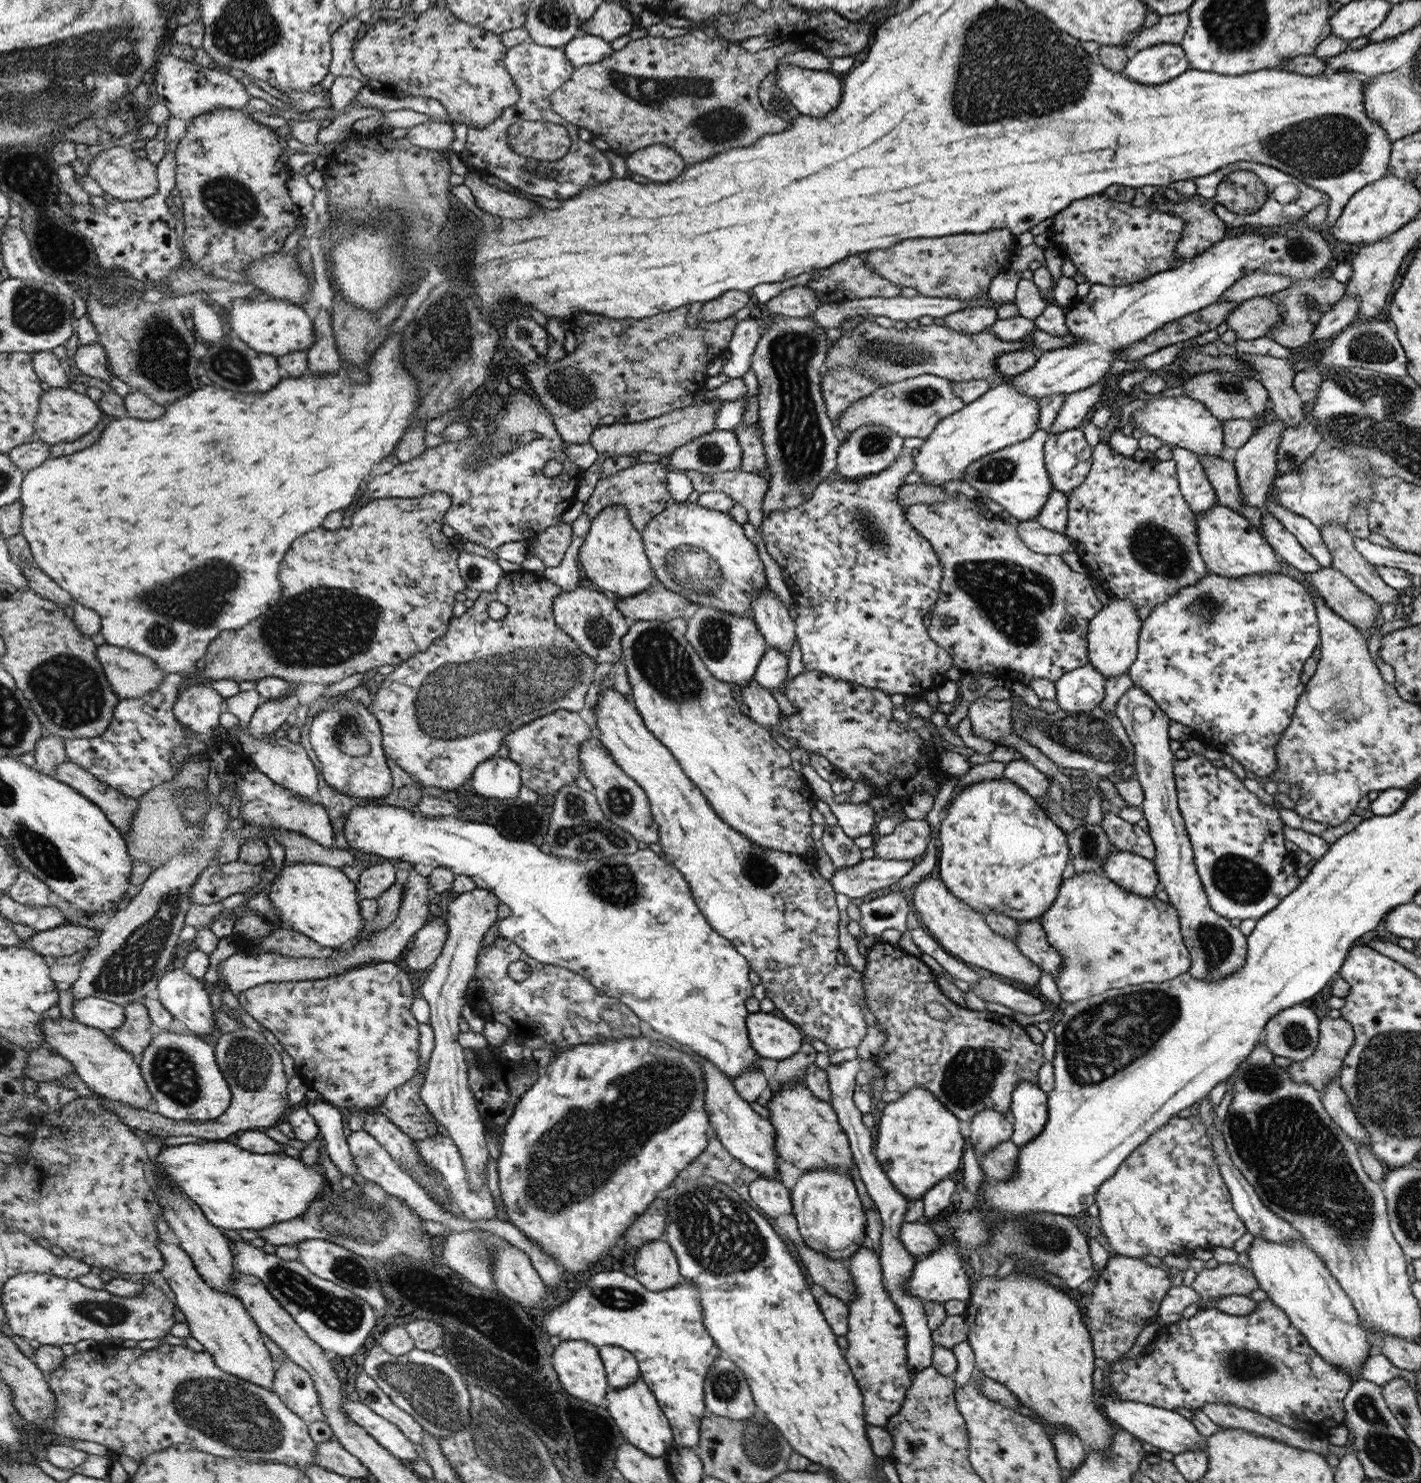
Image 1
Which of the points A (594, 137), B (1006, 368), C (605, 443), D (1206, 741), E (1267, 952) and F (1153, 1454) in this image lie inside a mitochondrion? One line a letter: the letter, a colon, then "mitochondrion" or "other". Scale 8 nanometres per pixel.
A: other
B: other
C: other
D: other
E: other
F: other

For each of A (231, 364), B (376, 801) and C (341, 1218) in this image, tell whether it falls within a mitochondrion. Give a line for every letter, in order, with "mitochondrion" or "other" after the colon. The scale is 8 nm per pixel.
A: mitochondrion
B: other
C: mitochondrion

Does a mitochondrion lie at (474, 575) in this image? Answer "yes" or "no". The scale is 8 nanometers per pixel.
yes

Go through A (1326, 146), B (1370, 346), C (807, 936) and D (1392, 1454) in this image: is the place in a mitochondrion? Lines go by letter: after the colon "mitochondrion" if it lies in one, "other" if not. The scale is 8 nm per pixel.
A: mitochondrion
B: mitochondrion
C: other
D: mitochondrion

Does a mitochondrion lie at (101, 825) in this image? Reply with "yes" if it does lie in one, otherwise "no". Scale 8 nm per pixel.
no

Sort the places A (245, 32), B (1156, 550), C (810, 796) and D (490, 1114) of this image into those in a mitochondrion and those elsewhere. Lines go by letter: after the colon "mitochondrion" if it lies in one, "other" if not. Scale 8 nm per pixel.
A: mitochondrion
B: mitochondrion
C: other
D: other

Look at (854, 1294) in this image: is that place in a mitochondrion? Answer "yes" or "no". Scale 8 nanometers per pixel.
no

